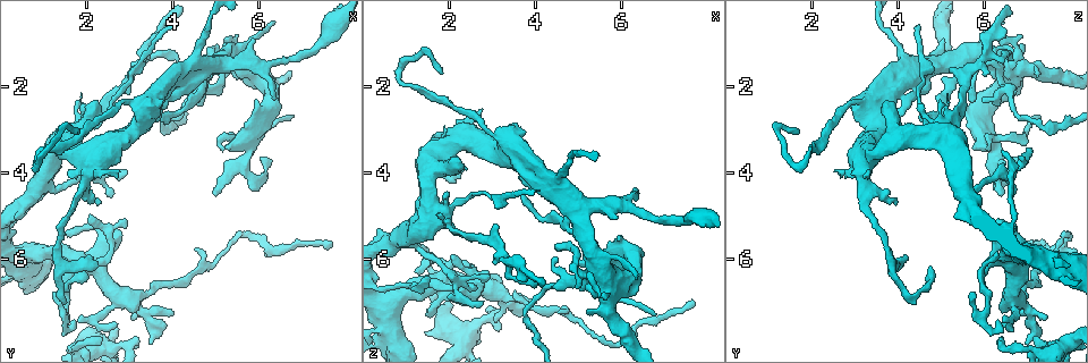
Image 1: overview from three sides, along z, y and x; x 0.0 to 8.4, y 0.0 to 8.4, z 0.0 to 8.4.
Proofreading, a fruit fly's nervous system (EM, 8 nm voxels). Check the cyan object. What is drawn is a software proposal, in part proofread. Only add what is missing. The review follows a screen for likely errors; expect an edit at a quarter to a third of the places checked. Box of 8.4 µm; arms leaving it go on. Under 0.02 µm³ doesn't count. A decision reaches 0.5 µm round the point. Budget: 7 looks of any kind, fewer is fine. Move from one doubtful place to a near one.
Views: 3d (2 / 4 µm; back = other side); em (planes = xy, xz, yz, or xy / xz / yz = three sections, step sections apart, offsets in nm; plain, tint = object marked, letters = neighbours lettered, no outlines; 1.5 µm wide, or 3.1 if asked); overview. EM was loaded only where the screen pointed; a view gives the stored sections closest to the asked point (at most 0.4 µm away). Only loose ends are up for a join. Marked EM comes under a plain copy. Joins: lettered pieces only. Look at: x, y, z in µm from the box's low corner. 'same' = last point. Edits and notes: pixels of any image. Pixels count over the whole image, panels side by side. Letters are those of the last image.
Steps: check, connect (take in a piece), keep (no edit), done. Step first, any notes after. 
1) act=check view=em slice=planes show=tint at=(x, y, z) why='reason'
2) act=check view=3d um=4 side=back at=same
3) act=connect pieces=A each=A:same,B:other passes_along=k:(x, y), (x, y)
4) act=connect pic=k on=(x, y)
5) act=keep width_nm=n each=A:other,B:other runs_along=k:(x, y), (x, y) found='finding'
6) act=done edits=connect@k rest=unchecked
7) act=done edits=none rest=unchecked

act=check view=em slice=planes show=letters at=(2.30, 7.80, 6.40) why='an open end'

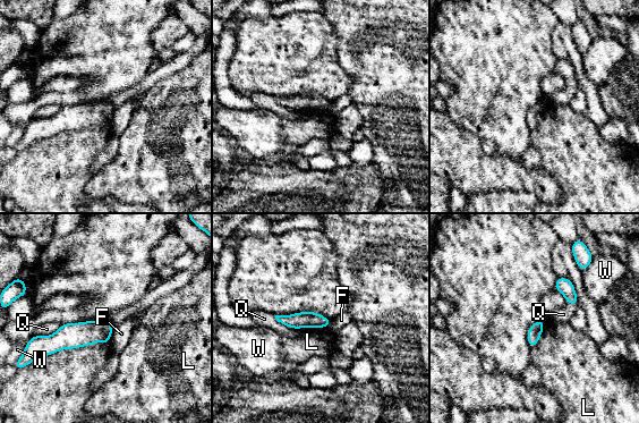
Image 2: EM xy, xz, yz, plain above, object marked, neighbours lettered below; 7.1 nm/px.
act=keep each=F:other,L:other,Q:other,W:other runs_along=2:(109, 327), (60, 340), (37, 339) found='no lettered piece goes on from it'

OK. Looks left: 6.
act=check view=em slice=planes show=letters at=(2.75, 3.45, 6.95) why='thin end'

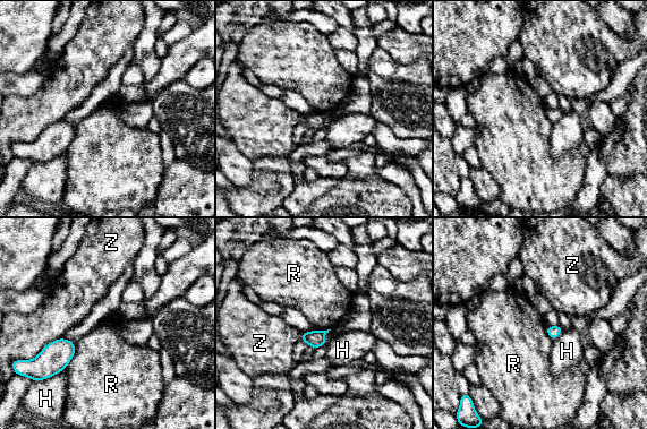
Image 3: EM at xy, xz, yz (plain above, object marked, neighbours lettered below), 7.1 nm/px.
act=keep each=H:other,R:other,Z:other border=3:(76, 342), (74, 357), (62, 370) found='none of them fits'

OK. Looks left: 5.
act=check view=em slice=planes show=letters at=(2.25, 6.10, 4.10) why='tapers out'

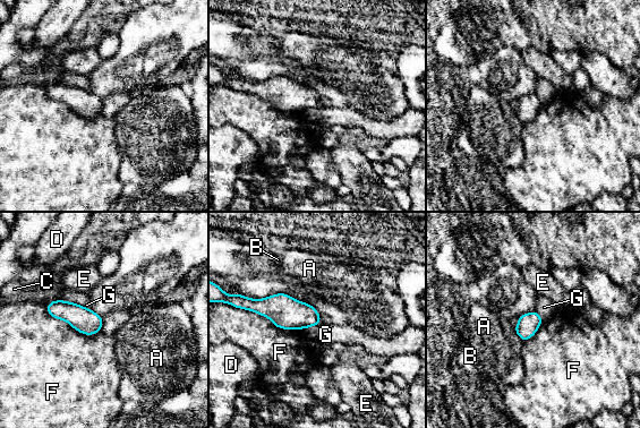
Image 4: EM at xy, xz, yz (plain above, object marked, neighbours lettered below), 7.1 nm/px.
act=keep width_nm=160 each=A:other,B:other,C:other,D:other,E:other,F:other,G:other border=4:(321, 322), (304, 330) found='no lettered piece goes on from it'

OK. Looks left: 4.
act=done edits=none rest=unchecked

